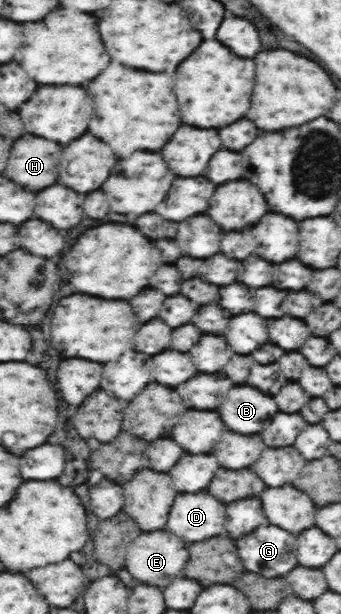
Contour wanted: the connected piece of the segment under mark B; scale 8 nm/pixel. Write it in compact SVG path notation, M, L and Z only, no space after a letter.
M233 387L227 395L227 399L219 407L219 415L223 423L243 435L259 433L263 425L277 413L277 405L273 397L261 393L255 387Z

